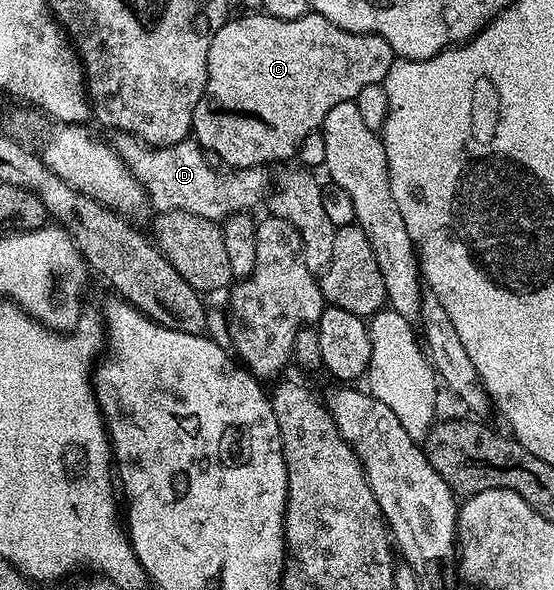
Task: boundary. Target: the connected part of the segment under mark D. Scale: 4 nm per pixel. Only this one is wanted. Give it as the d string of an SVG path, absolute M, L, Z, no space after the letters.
M119 134L114 137L113 147L125 162L125 166L141 182L145 190L150 207L156 213L161 212L184 212L185 214L197 214L206 220L222 222L235 212L246 212L254 209L254 204L259 204L268 195L267 187L271 180L267 177L268 169L260 166L258 168L236 168L234 170L222 170L218 172L210 164L208 153L195 143L194 139L188 138L177 142L168 148L152 148L143 140L138 140L136 136Z

